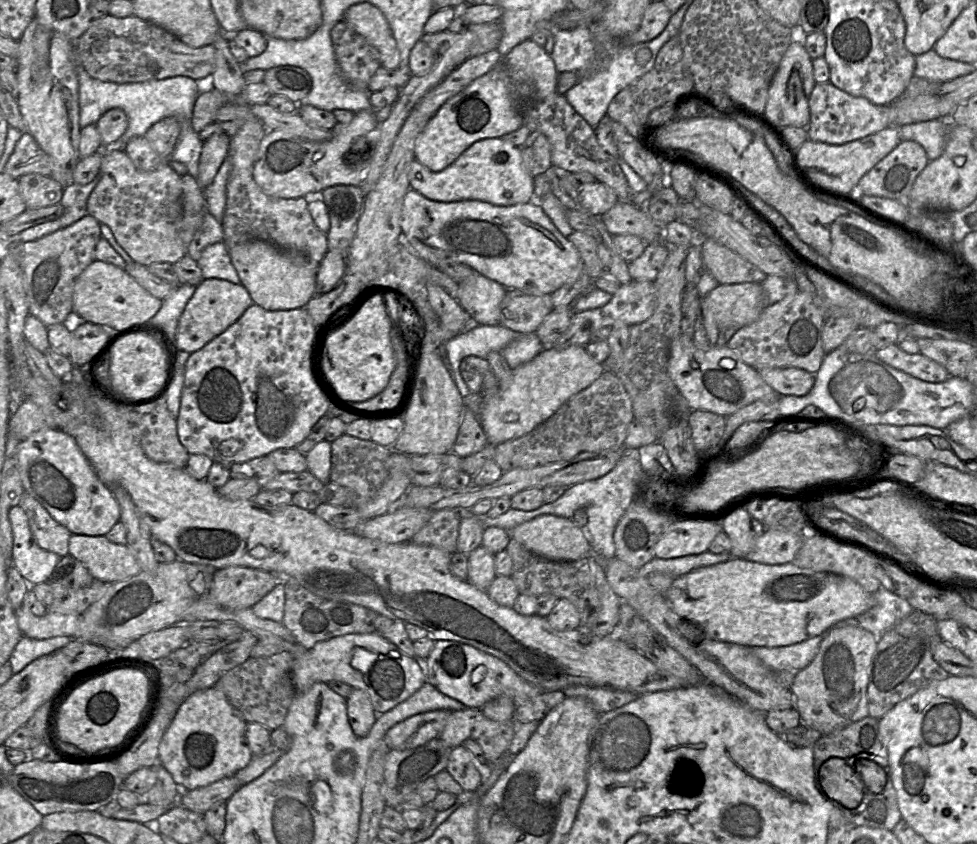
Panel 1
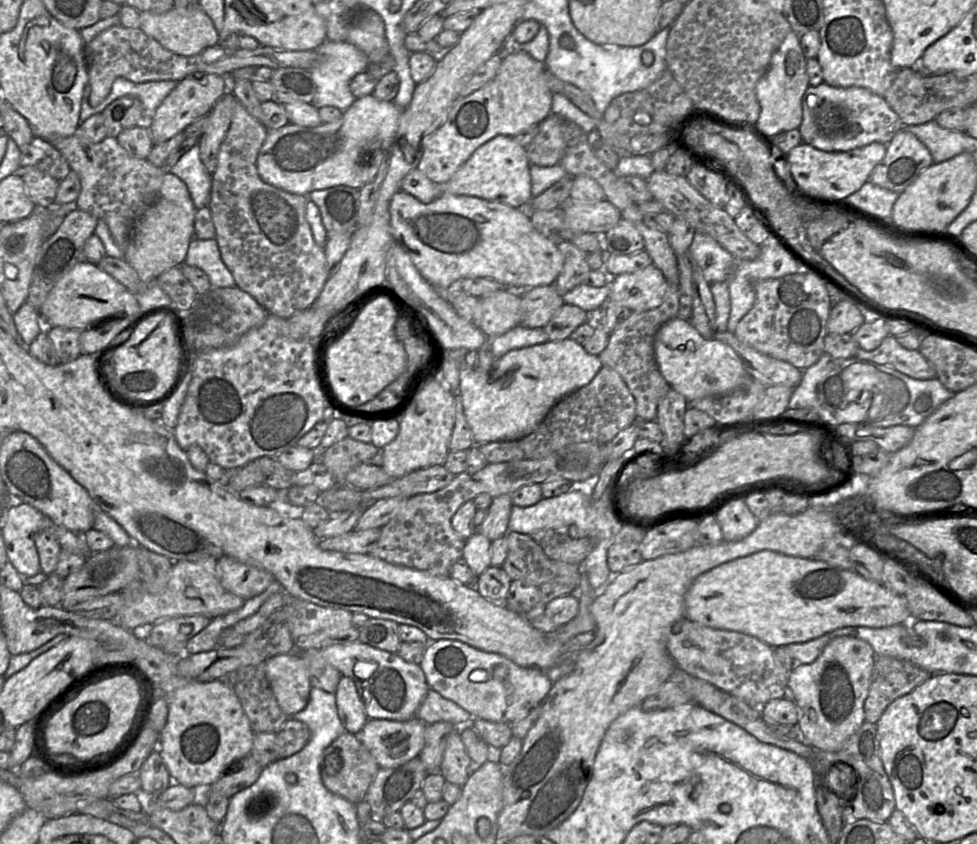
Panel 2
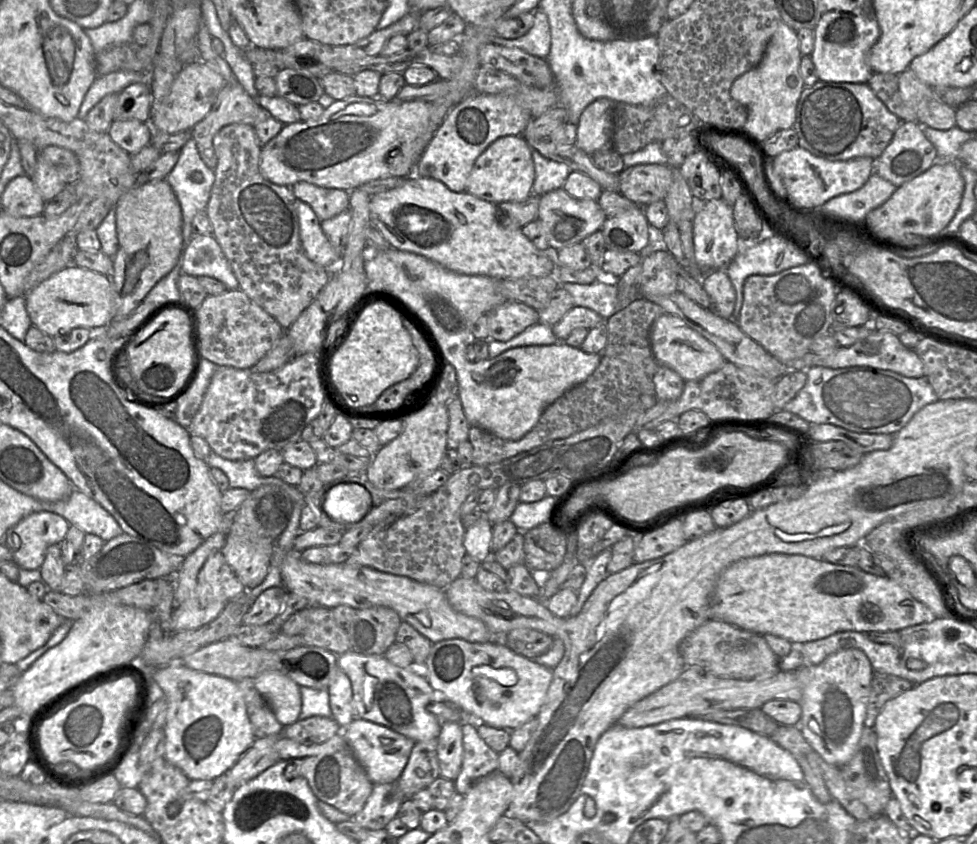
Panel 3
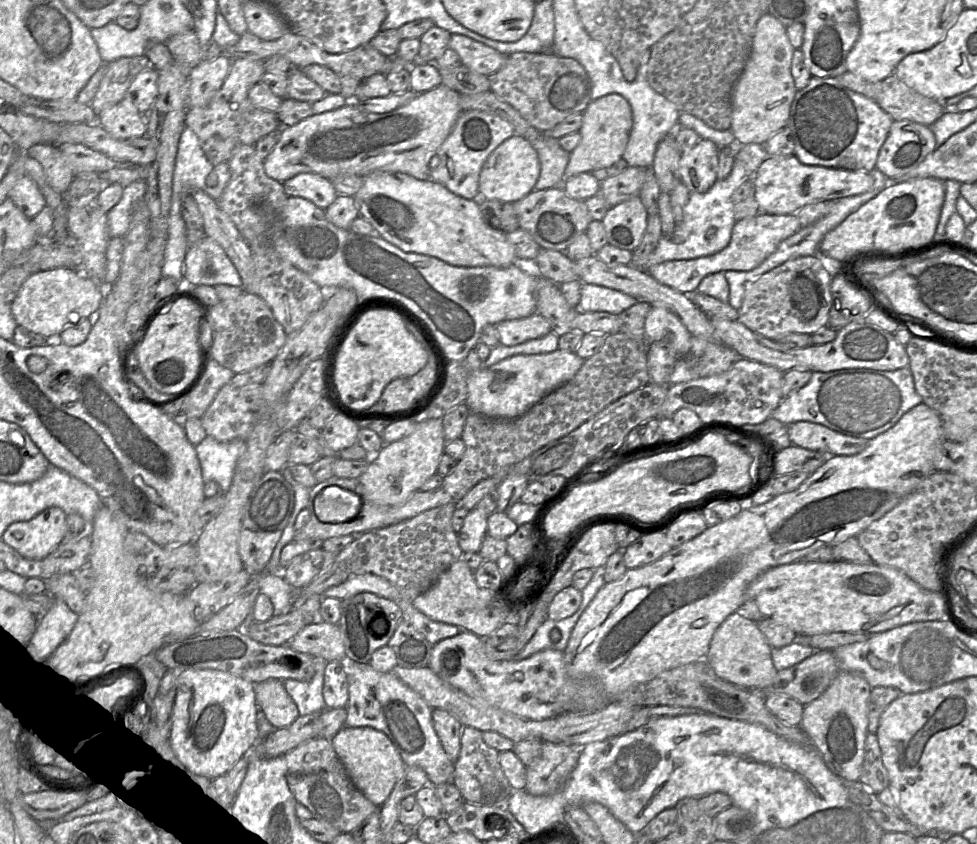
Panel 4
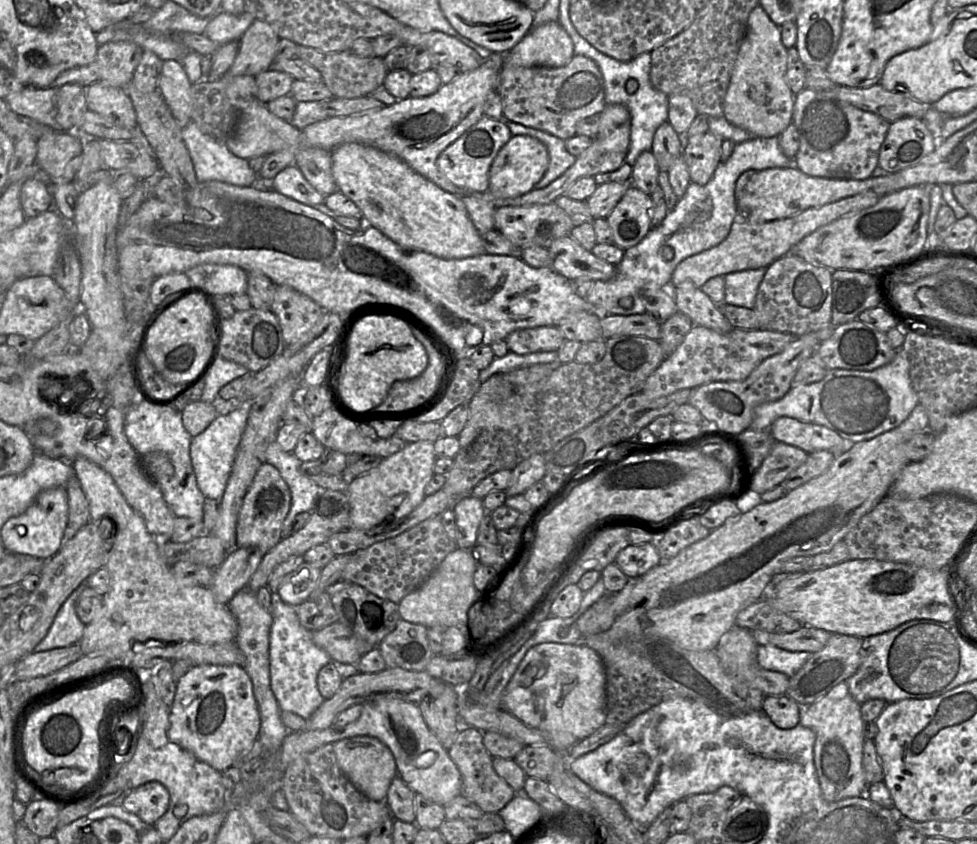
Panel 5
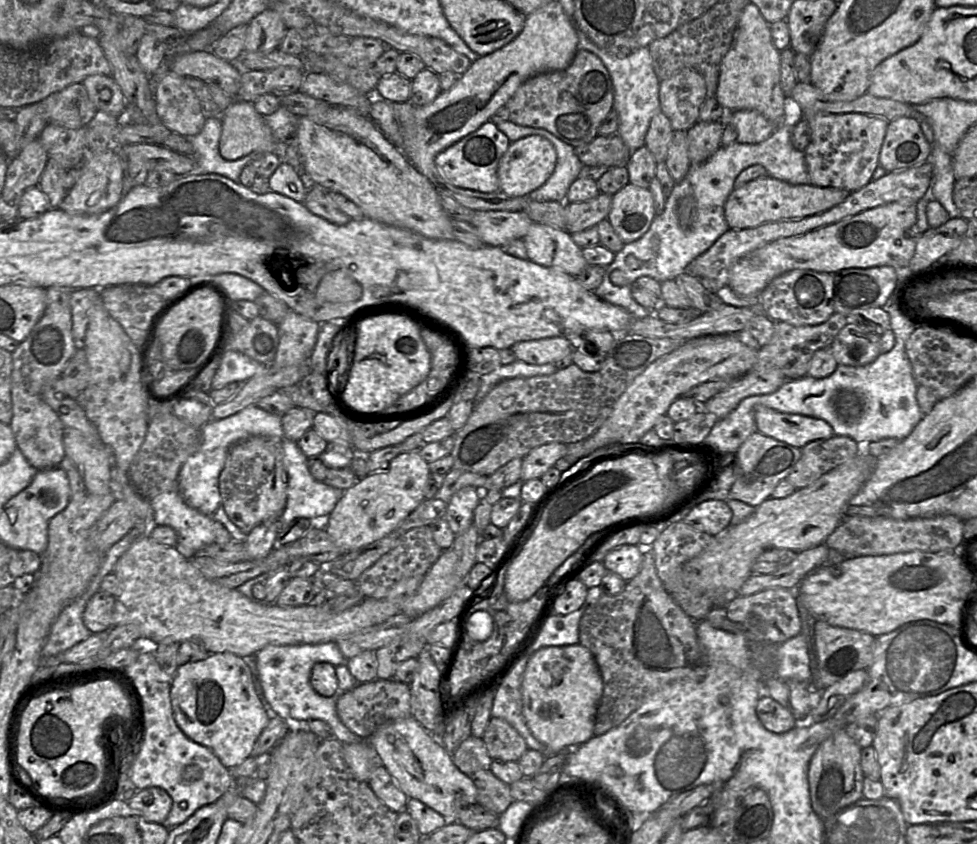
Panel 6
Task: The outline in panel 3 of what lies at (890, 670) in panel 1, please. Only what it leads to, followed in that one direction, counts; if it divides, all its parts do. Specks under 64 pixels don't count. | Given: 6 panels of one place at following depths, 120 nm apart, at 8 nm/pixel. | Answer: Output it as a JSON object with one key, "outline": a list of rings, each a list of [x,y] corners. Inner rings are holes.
{"outline":[[[874,673],[868,698],[864,726],[873,728],[877,716],[891,699],[913,688],[914,684],[906,679],[884,673]]]}

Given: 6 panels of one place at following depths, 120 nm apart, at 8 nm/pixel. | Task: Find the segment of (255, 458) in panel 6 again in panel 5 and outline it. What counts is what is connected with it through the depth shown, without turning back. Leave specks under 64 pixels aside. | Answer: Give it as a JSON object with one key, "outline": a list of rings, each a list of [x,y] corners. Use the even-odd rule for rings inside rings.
{"outline":[[[263,462],[258,468],[239,511],[236,529],[236,547],[257,547],[264,553],[281,539],[285,517],[291,505],[291,493],[280,472],[273,465]]]}

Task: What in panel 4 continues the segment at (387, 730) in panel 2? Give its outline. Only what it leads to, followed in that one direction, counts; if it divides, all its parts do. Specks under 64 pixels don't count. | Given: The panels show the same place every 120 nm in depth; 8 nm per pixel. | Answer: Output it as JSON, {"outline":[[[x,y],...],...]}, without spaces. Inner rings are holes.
{"outline":[[[344,726],[332,738],[332,743],[355,787],[380,808],[387,801],[406,766],[391,740],[383,732],[371,727]]]}

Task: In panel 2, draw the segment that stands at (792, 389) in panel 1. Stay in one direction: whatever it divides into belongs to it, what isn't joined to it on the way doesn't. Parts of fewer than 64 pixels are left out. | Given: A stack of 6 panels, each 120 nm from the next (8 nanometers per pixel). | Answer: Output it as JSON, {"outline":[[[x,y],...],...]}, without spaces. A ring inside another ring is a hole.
{"outline":[[[716,331],[713,339],[730,346],[741,359],[748,375],[766,387],[784,385],[795,388],[801,382],[803,370],[757,351],[740,341],[733,332]]]}

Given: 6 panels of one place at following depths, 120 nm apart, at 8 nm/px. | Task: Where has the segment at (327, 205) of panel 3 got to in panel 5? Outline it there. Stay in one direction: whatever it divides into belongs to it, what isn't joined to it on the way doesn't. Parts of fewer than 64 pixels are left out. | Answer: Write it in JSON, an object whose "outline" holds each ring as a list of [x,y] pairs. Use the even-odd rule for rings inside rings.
{"outline":[[[294,164],[284,168],[271,180],[271,188],[311,207],[323,206],[325,200],[325,195],[318,192]]]}

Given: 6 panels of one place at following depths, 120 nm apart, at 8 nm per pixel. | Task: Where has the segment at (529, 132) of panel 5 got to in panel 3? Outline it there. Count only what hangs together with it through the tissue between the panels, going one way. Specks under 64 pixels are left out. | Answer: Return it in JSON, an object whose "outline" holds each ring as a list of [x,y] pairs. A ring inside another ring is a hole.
{"outline":[[[531,147],[535,166],[535,179],[532,186],[532,195],[543,194],[563,187],[571,170],[562,163],[544,157],[538,150]]]}

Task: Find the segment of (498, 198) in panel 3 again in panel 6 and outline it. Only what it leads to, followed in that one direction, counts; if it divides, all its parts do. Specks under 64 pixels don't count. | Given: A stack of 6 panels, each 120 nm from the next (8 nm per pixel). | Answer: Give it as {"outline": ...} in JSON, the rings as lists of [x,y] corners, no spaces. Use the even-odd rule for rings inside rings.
{"outline":[[[530,135],[512,142],[499,161],[499,190],[510,197],[527,197],[553,174],[557,162],[554,145],[545,137]]]}

